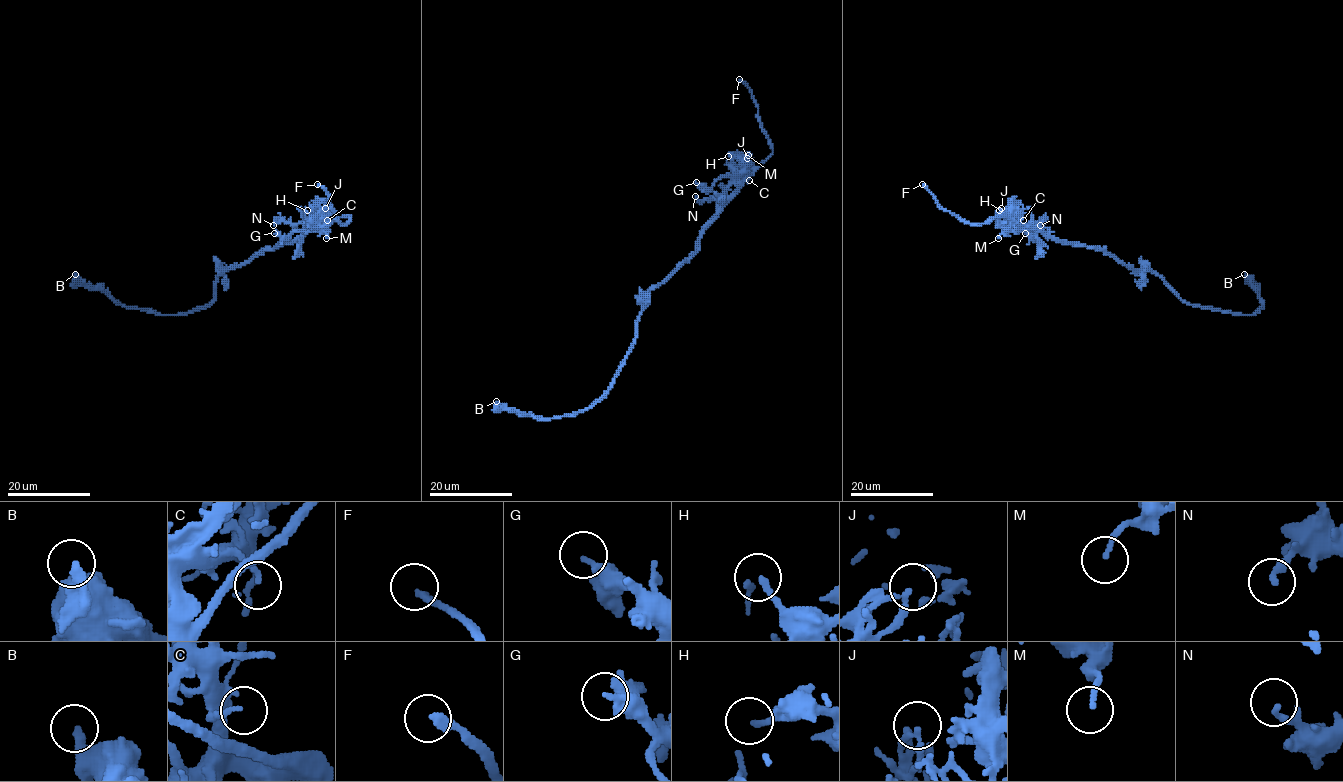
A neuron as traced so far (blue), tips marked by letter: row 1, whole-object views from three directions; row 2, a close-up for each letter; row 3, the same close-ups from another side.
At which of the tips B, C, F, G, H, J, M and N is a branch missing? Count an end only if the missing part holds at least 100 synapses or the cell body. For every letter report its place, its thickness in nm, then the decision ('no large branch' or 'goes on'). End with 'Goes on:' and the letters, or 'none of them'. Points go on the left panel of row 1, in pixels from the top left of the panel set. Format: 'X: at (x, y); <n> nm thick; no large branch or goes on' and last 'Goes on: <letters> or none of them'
B: at (75, 274); 320 nm thick; no large branch
C: at (327, 220); 160 nm thick; no large branch
F: at (317, 184); 240 nm thick; goes on
G: at (274, 233); 240 nm thick; no large branch
H: at (307, 210); 130 nm thick; no large branch
J: at (325, 208); 120 nm thick; no large branch
M: at (326, 238); 150 nm thick; no large branch
N: at (273, 225); 200 nm thick; no large branch
Goes on: F

